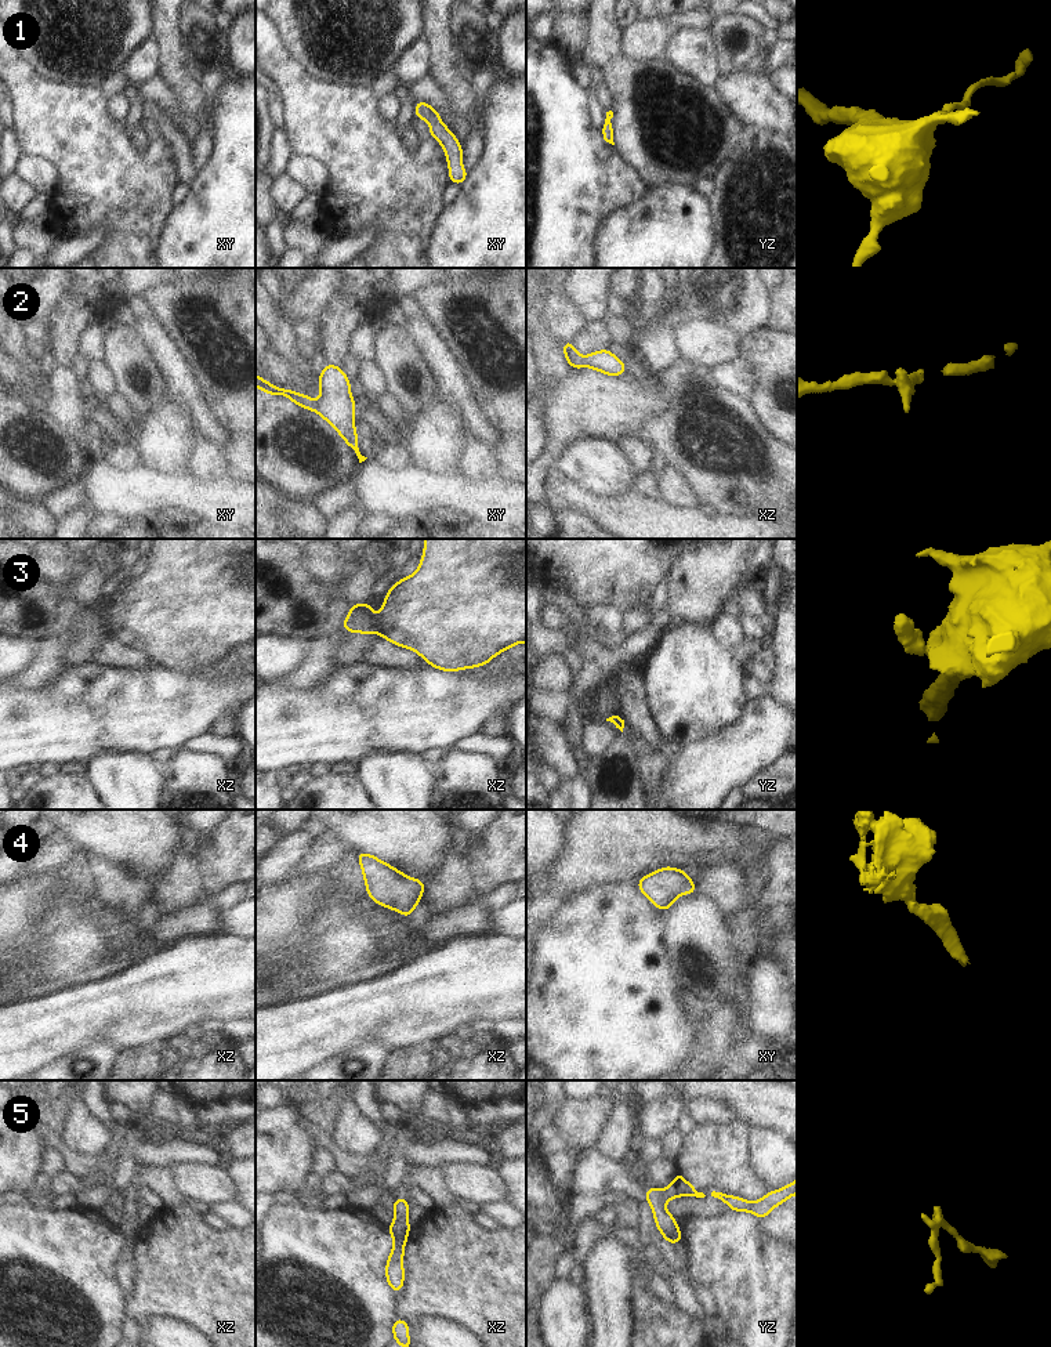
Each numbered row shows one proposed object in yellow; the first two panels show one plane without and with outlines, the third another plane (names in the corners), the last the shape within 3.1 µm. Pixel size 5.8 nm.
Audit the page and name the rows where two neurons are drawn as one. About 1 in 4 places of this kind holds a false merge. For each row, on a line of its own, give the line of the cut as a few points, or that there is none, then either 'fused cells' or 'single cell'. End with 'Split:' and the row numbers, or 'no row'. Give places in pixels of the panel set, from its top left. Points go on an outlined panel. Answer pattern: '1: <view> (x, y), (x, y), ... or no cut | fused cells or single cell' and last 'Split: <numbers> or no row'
1: no cut | single cell
2: no cut | single cell
3: xz (379, 619), (376, 632) | fused cells
4: no cut | single cell
5: no cut | single cell
Split: 3

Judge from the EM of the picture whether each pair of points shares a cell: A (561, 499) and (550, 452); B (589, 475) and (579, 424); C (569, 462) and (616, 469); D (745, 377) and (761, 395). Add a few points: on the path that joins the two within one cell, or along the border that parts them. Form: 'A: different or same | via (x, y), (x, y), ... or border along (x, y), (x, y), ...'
A: different | border along (550, 466), (546, 470)
B: different | border along (613, 441), (583, 437), (572, 441), (555, 459)
C: same | via (580, 462), (589, 462), (605, 469)
D: different | border along (738, 357), (753, 375), (753, 388), (749, 398)

